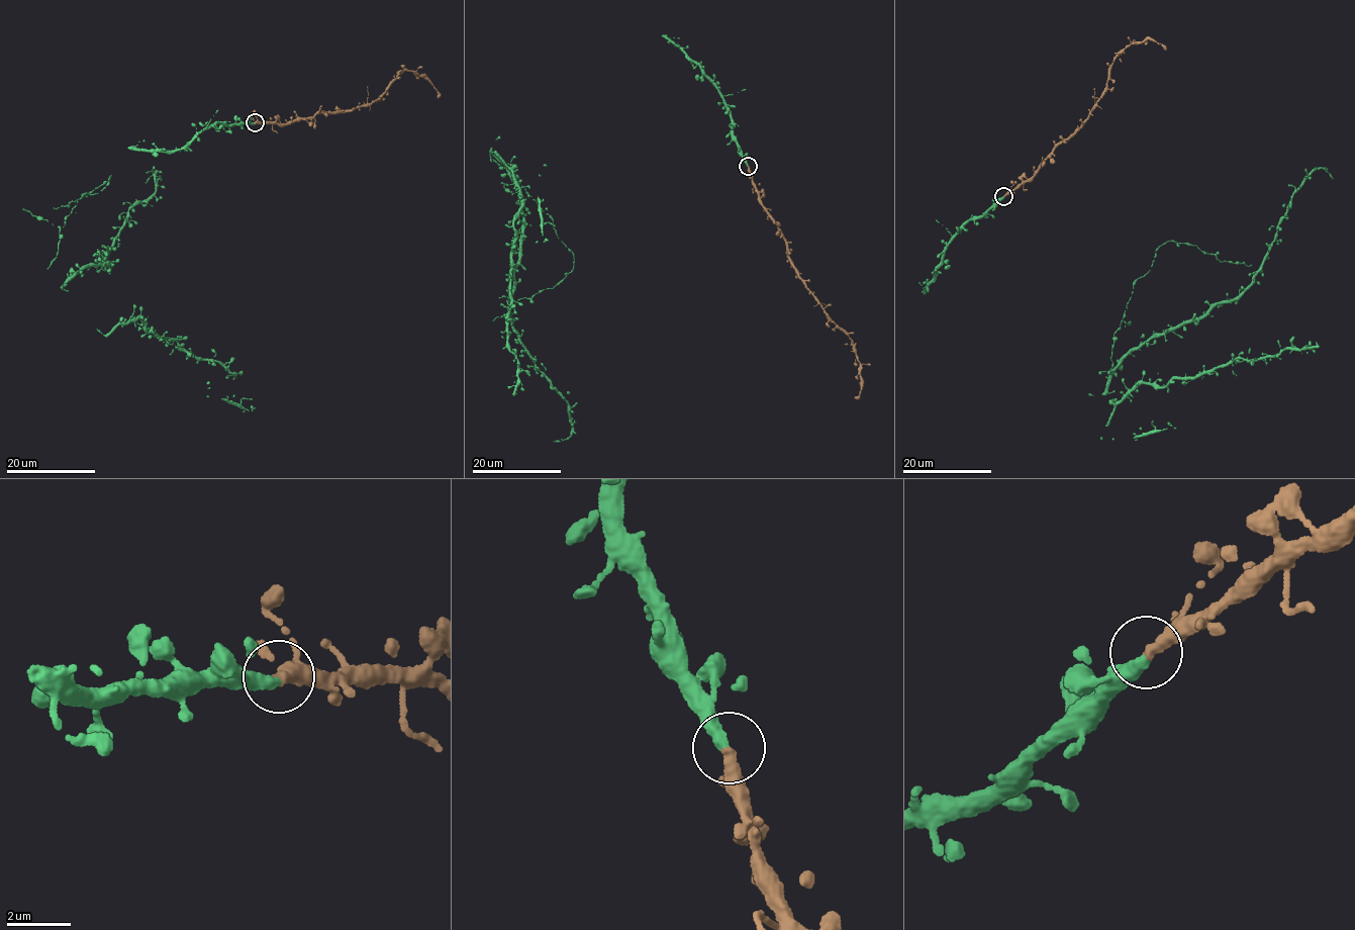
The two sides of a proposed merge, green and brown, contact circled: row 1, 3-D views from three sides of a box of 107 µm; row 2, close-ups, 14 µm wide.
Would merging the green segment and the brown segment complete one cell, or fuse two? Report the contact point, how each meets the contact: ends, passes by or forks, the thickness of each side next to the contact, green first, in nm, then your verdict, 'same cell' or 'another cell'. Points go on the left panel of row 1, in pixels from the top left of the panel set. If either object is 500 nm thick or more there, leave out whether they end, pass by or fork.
at (255, 122); green ends there; brown passes by; 360 nm thick on the green side, 280 nm on the other; same cell

